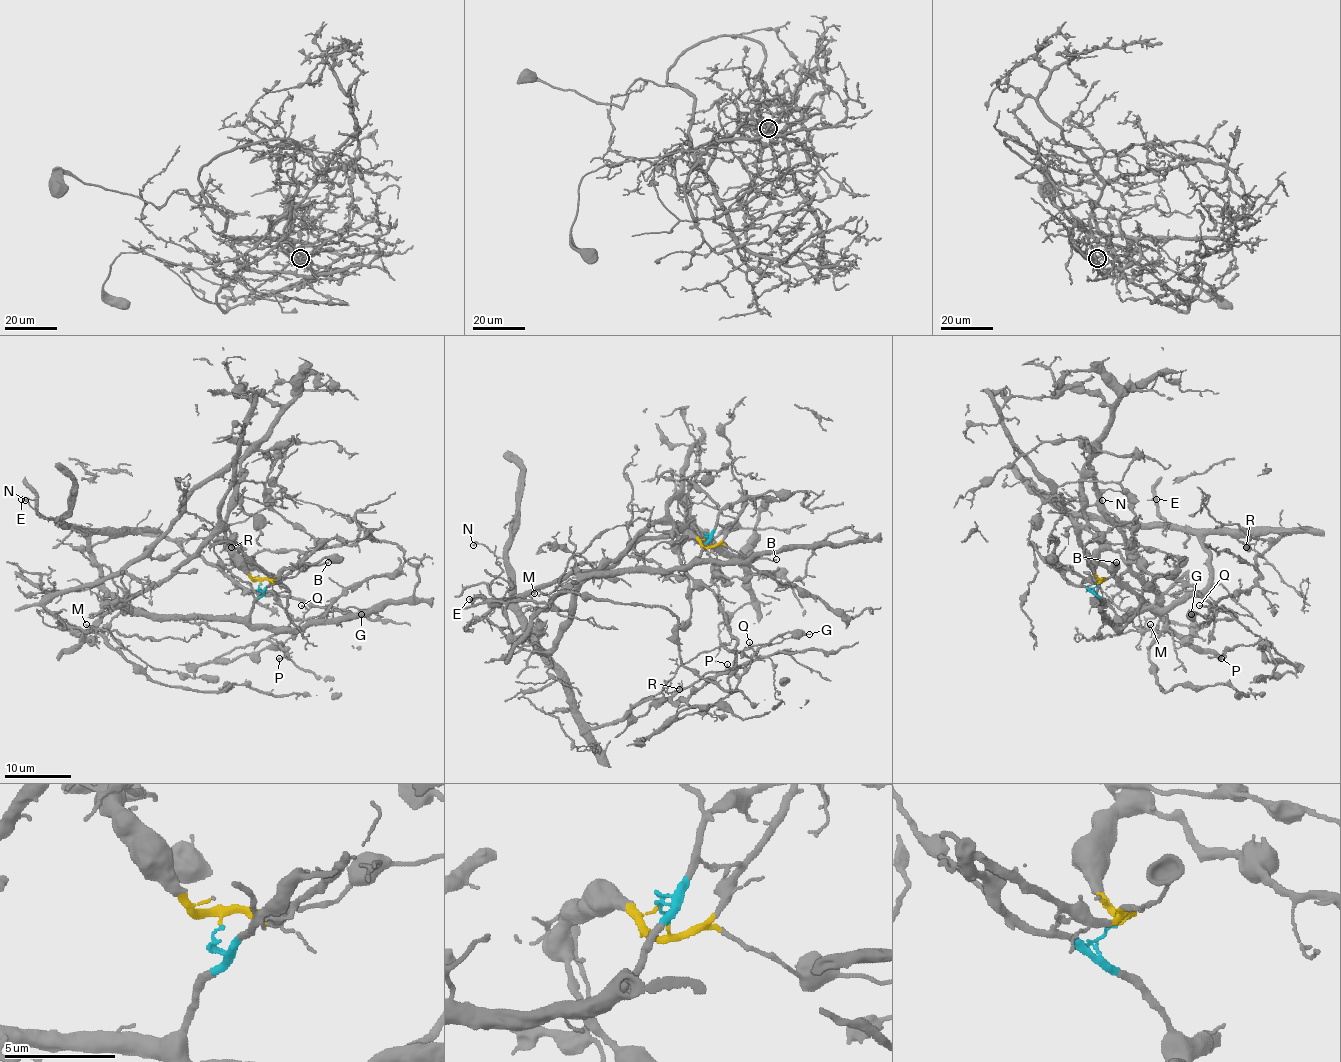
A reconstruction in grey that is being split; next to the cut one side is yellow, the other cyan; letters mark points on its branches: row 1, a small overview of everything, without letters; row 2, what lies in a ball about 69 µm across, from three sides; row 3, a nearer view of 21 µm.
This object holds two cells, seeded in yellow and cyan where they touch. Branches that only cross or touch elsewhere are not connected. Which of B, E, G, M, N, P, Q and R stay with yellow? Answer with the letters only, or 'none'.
B, G, P, Q

